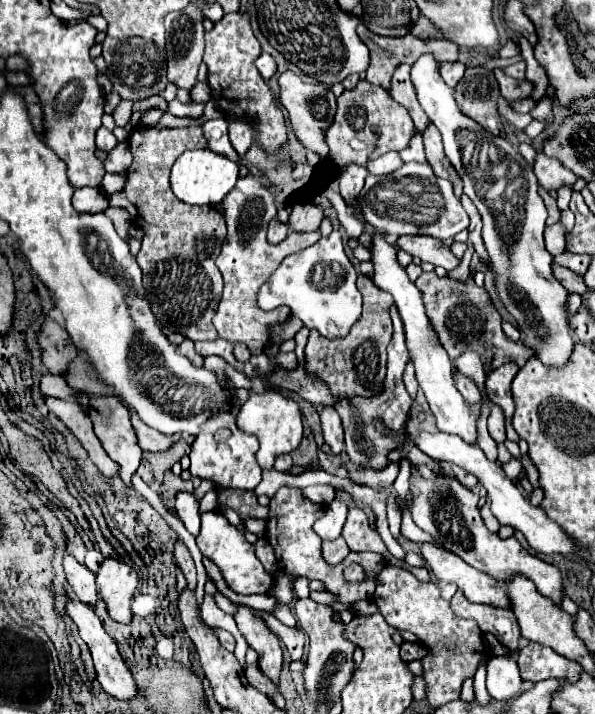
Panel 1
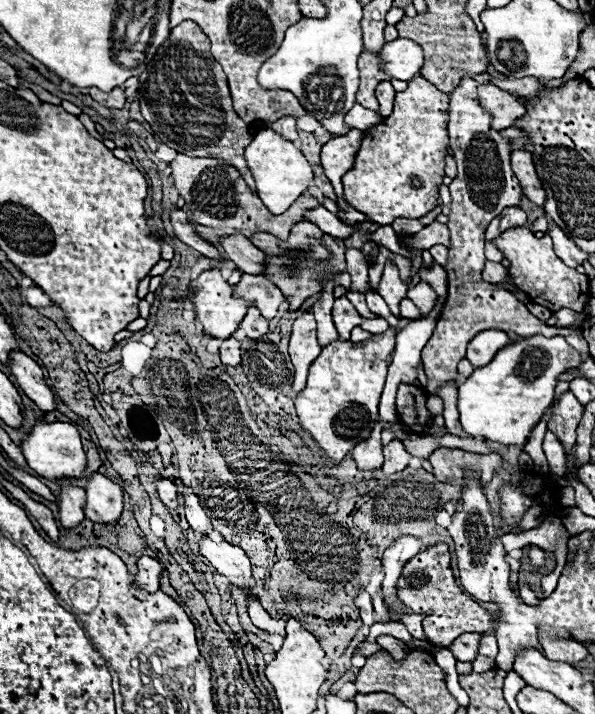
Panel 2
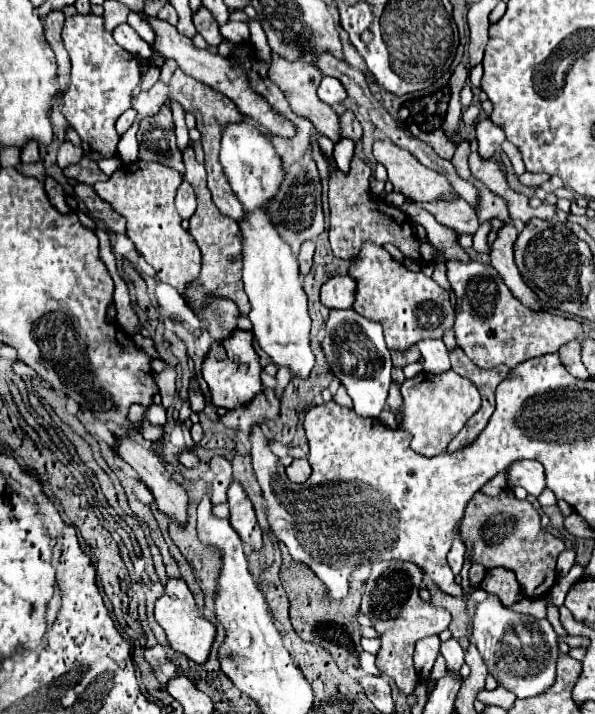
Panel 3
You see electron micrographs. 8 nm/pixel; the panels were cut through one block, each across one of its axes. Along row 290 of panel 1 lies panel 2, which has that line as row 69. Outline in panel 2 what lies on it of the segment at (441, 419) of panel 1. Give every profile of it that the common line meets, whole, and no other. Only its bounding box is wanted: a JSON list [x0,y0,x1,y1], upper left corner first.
[380,38,424,82]

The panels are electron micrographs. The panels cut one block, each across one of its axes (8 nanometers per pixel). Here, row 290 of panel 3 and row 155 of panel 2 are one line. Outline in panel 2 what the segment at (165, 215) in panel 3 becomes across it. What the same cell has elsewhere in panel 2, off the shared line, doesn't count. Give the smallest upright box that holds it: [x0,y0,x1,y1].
[170,154,320,240]

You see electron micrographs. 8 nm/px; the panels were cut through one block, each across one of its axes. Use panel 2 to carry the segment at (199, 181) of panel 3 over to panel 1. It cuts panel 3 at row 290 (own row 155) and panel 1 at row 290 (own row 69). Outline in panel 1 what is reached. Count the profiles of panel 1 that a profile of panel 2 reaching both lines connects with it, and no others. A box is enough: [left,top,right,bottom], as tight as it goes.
[108,126,226,340]

